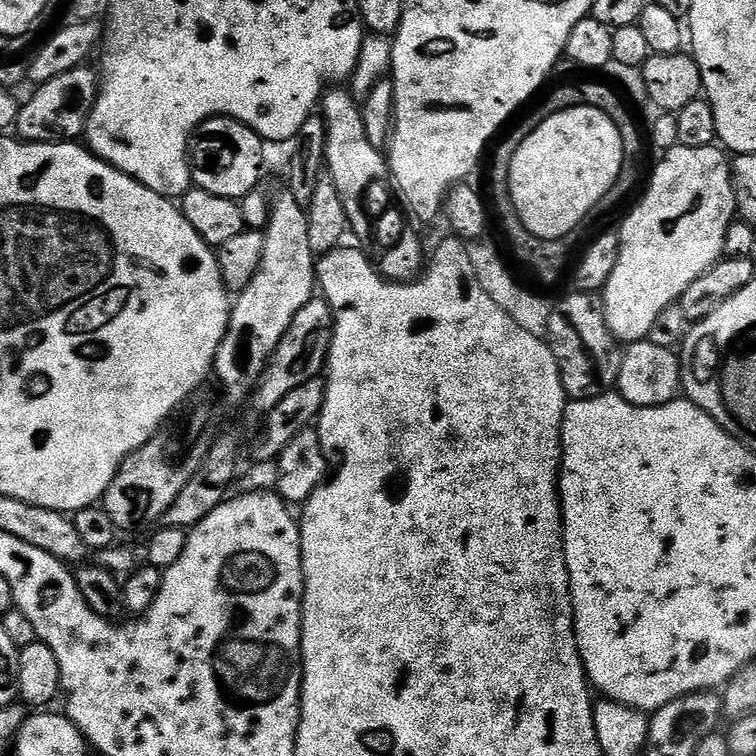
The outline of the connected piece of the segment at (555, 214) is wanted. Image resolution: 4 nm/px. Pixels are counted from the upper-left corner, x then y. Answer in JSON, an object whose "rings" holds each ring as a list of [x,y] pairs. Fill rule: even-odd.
{"rings":[[[603,107],[566,108],[547,116],[518,146],[514,162],[510,162],[508,189],[522,226],[547,240],[573,235],[596,203],[615,186],[624,160],[622,134]]]}

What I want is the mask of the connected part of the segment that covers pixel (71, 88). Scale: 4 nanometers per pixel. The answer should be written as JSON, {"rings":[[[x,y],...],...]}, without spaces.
{"rings":[[[81,66],[39,85],[36,93],[19,105],[15,135],[25,142],[72,142],[83,137],[88,127],[88,113],[92,111],[98,91],[98,76],[93,72],[88,66]]]}

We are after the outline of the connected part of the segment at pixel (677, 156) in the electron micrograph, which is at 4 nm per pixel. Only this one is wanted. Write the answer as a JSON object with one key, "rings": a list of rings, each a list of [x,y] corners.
{"rings":[[[675,146],[665,151],[662,158],[664,161],[652,172],[652,181],[649,182],[644,197],[637,202],[636,209],[625,218],[624,225],[619,225],[618,262],[602,289],[606,326],[610,326],[614,338],[624,346],[648,339],[658,314],[662,314],[662,310],[666,310],[671,304],[677,303],[686,286],[690,286],[690,282],[694,282],[720,263],[724,256],[726,230],[738,216],[732,189],[730,160],[719,147]]]}

